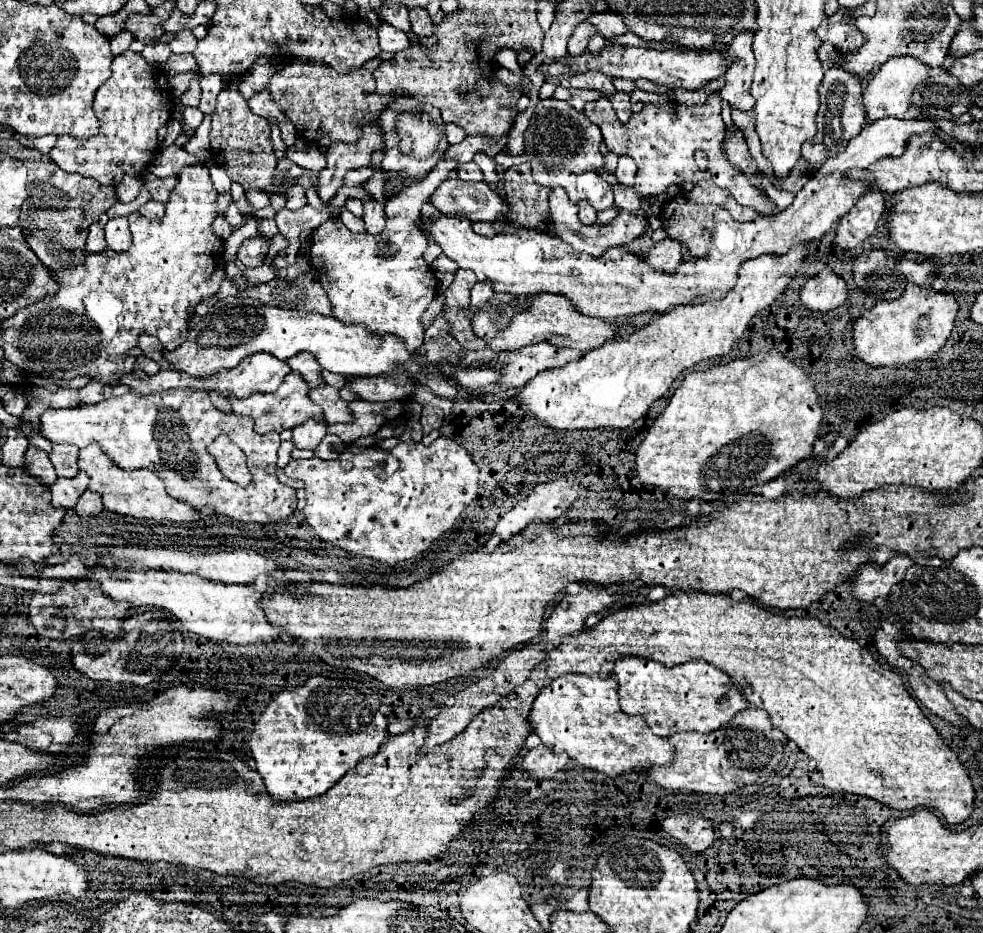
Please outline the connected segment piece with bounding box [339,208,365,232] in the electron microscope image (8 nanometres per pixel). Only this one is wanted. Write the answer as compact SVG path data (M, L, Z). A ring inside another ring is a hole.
M341 208L339 218L341 218L341 222L343 222L343 224L345 224L349 230L353 230L353 232L365 232L365 226L363 226L361 218L353 216L353 214L351 214L347 208Z

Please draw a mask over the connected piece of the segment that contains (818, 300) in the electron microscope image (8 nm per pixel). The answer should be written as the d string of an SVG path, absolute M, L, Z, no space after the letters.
M831 268L821 270L817 276L809 278L799 292L801 302L809 310L819 310L819 312L835 310L847 300L847 294L849 294L847 282L839 278Z

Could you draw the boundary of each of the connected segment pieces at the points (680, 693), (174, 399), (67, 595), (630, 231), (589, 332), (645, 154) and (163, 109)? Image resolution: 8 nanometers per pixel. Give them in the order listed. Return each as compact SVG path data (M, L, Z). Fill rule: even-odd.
M623 658L615 662L613 678L619 682L619 704L623 712L643 716L651 730L663 738L691 730L713 732L747 708L741 688L705 660L689 660L681 666L665 668L645 658Z
M169 390L149 396L139 396L135 392L127 392L119 398L111 398L93 406L75 406L67 410L47 410L39 418L39 432L43 438L51 440L53 444L75 444L79 448L89 446L91 442L97 442L101 450L123 470L139 470L149 468L153 470L167 486L167 492L179 500L187 500L193 508L201 510L203 506L211 506L217 514L241 520L241 522L257 522L257 524L269 524L279 522L293 514L297 506L295 490L289 486L279 484L275 470L277 470L277 450L279 450L279 434L257 434L253 430L253 418L249 416L237 416L237 414L223 414L219 412L205 392L195 390ZM227 434L231 442L235 442L247 456L247 468L253 476L253 486L241 488L229 480L221 480L221 472L213 460L211 454L207 454L207 446L219 436Z
M81 580L65 582L65 586L61 586L61 590L53 596L33 594L31 604L29 604L29 618L33 626L37 628L37 632L41 636L55 638L55 640L67 640L73 636L81 636L87 630L101 630L101 632L117 634L117 626L113 626L113 618L123 620L125 612L127 612L127 606L109 602L109 598L105 598L103 594L97 594L97 590L89 586L89 582L81 582Z
M555 188L551 190L551 222L549 222L549 230L553 236L569 242L575 250L579 252L587 252L591 256L601 256L605 254L607 248L613 248L613 246L625 246L629 242L633 242L635 238L643 236L647 232L647 226L649 226L649 220L645 214L633 214L633 212L627 212L627 210L621 210L609 224L605 226L599 226L599 224L593 224L593 226L585 226L579 222L577 218L577 206L573 202L569 202L569 196L565 190L561 188Z
M539 294L533 298L527 298L525 304L531 304L529 310L523 310L519 314L515 314L515 318L511 320L511 324L505 330L497 330L493 318L499 314L499 304L491 304L487 310L477 310L475 318L473 318L473 330L479 338L483 338L491 350L501 352L501 350L519 350L523 346L529 344L537 344L537 342L551 342L555 346L567 346L567 348L575 348L581 352L589 352L597 346L601 346L607 340L613 340L619 334L619 326L607 320L599 320L599 318L591 318L581 314L567 296L559 296L559 294Z
M713 94L705 106L681 106L677 102L669 102L665 106L647 104L639 114L633 114L629 124L621 124L615 116L615 110L609 98L599 98L597 102L585 104L585 116L597 124L603 132L605 144L611 152L619 156L631 156L639 168L635 176L635 192L639 196L657 196L665 192L673 184L681 182L699 182L699 180L713 180L717 186L731 192L731 196L741 206L753 208L761 216L773 216L777 212L775 202L761 194L761 190L751 184L743 172L727 162L723 142L725 142L725 122L721 118L721 98ZM695 150L703 150L707 154L707 168L701 170L695 164Z
M131 50L113 58L111 78L97 90L93 102L99 134L87 141L60 136L49 155L65 172L79 172L103 186L117 186L123 176L141 176L157 152L157 130L171 120L171 94L165 74L151 68L141 54Z

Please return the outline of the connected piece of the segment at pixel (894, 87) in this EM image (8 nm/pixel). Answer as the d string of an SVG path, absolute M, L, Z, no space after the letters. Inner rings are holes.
M891 58L889 62L885 62L869 80L869 84L863 88L863 98L861 104L865 108L865 118L869 122L875 122L879 118L905 118L907 110L909 110L909 100L913 96L913 86L917 86L917 82L925 82L925 74L929 72L929 68L923 62L917 62L915 58Z

